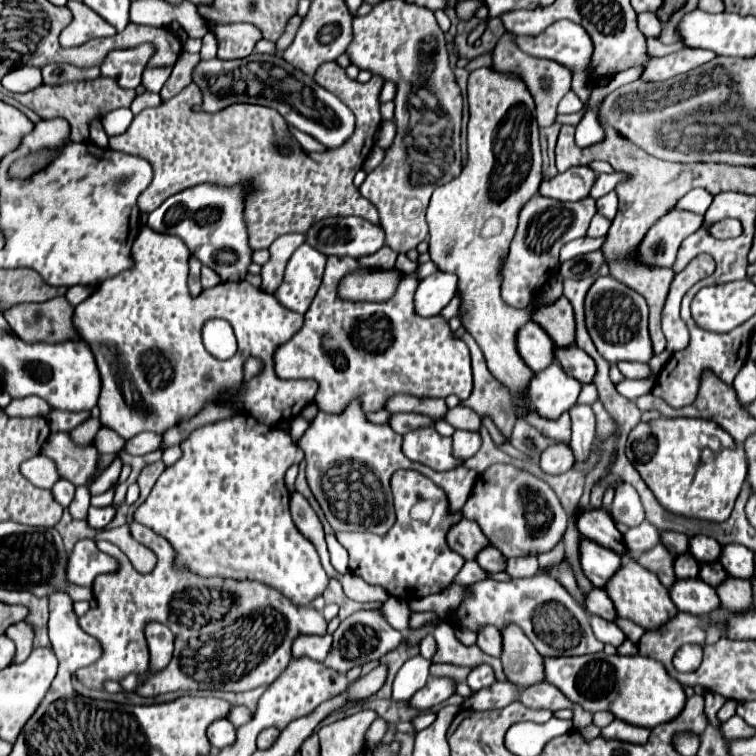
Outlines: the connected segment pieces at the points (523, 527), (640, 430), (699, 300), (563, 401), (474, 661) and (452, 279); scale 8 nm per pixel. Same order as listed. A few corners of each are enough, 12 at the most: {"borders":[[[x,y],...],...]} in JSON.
{"borders":[[[483,471],[463,507],[507,559],[549,551],[565,511],[543,479]],[[661,417],[627,457],[667,511],[731,515],[743,447],[715,421]],[[703,287],[691,303],[701,329],[747,321],[745,287]],[[553,361],[533,377],[529,405],[557,419],[581,383]],[[443,621],[433,635],[433,661],[477,667],[487,663],[499,681],[507,681],[497,657],[481,653],[477,645],[465,647]],[[457,275],[425,277],[415,293],[421,317],[433,317],[457,293]]]}

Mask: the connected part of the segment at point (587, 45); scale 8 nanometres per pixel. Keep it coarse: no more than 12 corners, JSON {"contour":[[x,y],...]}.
{"contour":[[563,19],[537,37],[519,35],[527,55],[553,59],[573,73],[587,103],[585,69],[593,43],[581,25]]}

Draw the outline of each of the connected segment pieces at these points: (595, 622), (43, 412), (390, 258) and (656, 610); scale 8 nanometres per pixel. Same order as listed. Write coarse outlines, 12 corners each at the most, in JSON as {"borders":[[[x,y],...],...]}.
{"borders":[[[589,613],[593,633],[599,641],[619,647],[625,633],[615,621],[593,617]],[[29,395],[13,399],[5,413],[11,417],[47,417],[45,399]],[[385,245],[357,263],[369,269],[393,269],[397,253]],[[629,559],[605,591],[617,615],[661,629],[677,607],[669,589]]]}

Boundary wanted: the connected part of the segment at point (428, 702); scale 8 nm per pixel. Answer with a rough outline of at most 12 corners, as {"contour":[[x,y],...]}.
{"contour":[[431,679],[409,707],[423,713],[449,699],[451,679]]}

